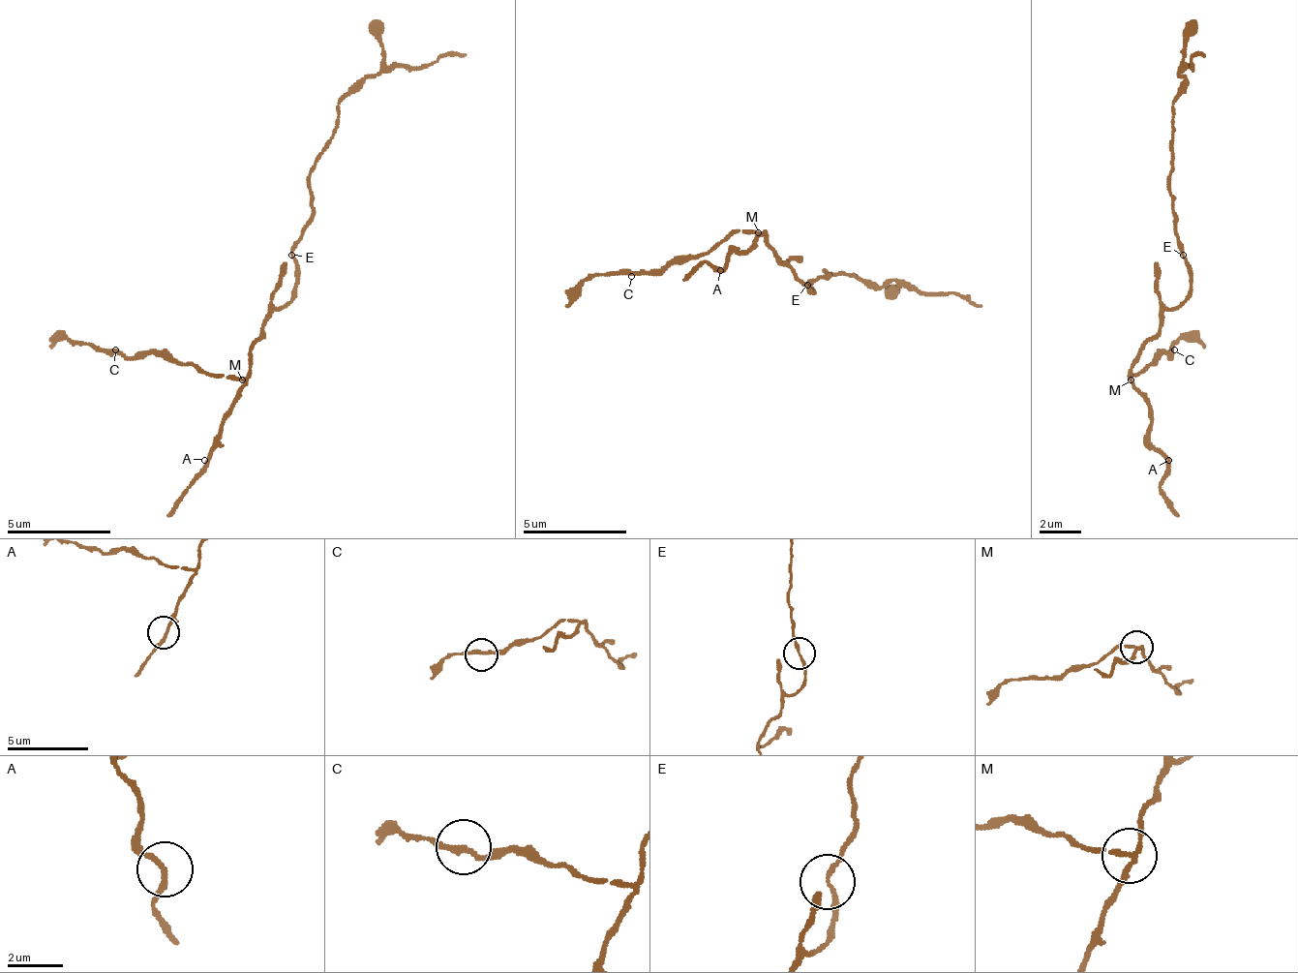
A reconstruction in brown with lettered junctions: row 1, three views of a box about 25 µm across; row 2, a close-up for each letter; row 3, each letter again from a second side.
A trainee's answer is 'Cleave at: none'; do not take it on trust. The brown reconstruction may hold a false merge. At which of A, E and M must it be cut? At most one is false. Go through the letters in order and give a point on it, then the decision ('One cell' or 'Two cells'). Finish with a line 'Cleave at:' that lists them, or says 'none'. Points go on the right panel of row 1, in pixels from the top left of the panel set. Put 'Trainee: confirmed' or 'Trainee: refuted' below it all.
A: Place: (1168, 460). One cell
E: Place: (1183, 255). One cell
M: Place: (1131, 380). Two cells
Cleave at: M
Trainee: refuted

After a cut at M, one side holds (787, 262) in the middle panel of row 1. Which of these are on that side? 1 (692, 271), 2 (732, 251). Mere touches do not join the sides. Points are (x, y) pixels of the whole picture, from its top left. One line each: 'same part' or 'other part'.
1: same part
2: same part

